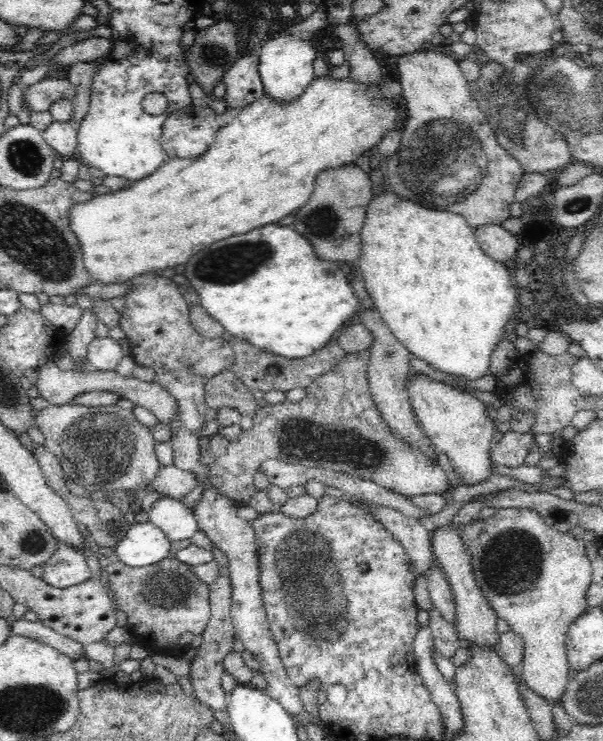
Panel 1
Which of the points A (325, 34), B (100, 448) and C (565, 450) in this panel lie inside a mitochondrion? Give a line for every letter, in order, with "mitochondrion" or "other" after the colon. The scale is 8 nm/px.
A: other
B: mitochondrion
C: other

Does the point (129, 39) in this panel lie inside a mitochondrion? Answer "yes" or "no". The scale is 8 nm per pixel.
no

